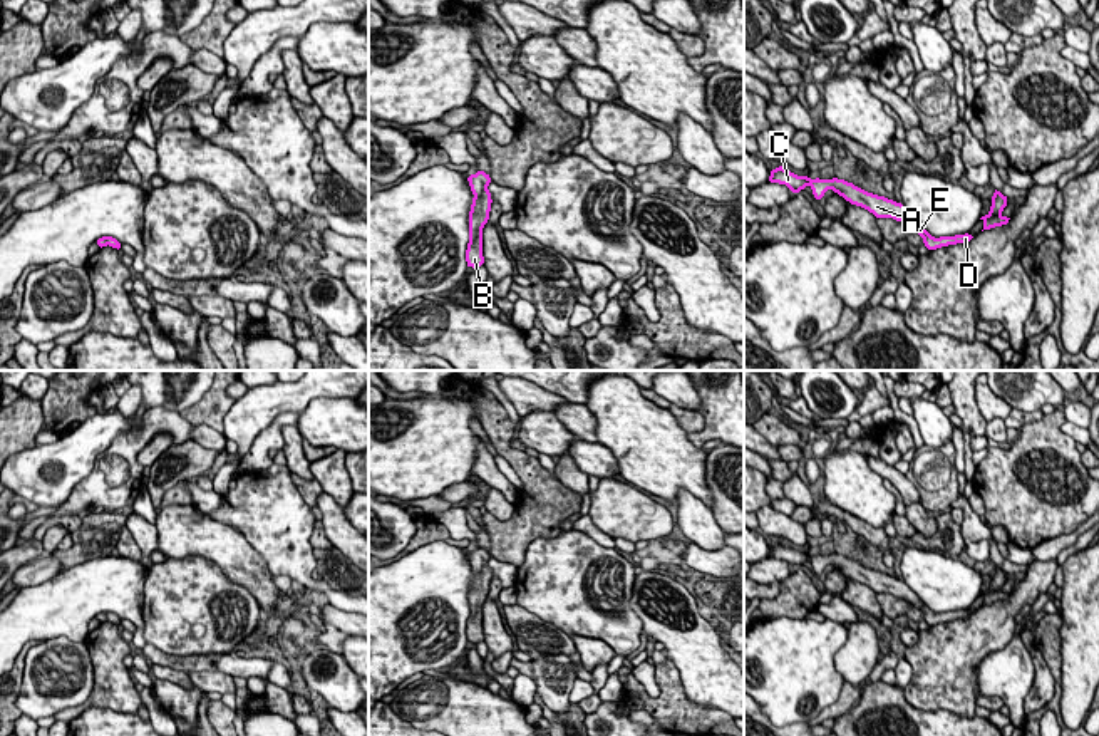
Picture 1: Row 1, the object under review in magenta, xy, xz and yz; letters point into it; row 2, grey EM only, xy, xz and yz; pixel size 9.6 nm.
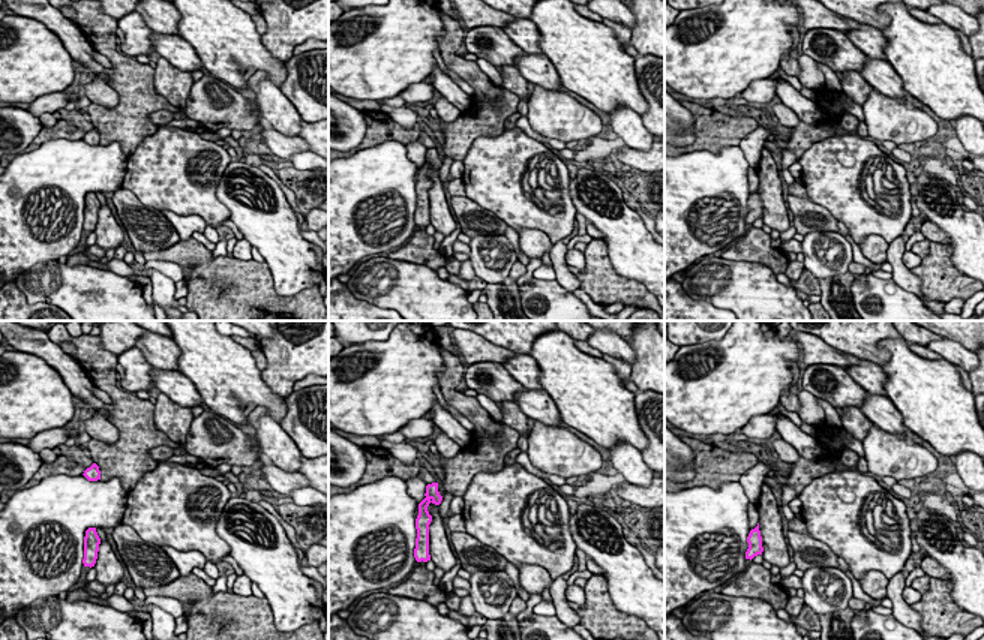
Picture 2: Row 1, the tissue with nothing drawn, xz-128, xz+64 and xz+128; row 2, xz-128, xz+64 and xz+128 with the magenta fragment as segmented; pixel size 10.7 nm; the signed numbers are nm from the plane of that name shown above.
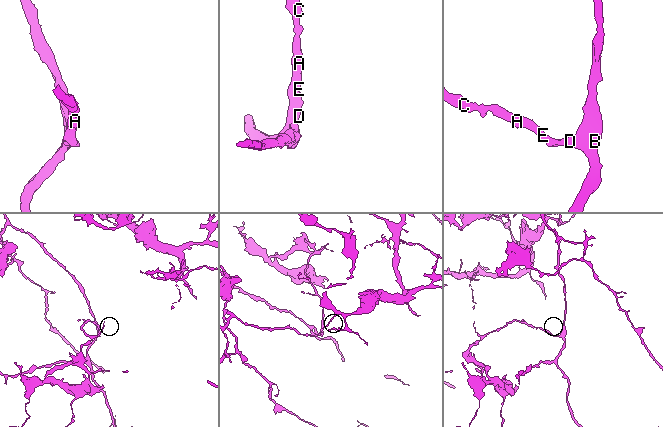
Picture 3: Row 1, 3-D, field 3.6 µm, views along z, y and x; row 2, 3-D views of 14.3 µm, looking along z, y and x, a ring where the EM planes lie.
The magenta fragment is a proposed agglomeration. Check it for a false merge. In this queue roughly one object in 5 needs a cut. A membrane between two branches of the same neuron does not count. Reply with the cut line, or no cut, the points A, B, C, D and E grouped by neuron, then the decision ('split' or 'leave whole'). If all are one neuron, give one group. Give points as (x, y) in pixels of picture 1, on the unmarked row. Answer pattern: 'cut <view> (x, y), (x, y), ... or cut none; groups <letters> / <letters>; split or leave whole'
cut none; groups A B C D E; leave whole

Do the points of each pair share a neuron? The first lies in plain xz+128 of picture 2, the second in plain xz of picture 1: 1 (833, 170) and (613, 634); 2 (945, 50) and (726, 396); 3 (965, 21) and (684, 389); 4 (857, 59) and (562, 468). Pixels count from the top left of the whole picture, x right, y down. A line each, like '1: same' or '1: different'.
1: same
2: different
3: same
4: different

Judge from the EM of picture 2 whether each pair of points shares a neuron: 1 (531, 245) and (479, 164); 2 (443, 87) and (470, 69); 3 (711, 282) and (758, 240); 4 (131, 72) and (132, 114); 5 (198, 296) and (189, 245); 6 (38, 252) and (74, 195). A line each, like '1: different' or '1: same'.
1: different
2: different
3: different
4: same
5: same
6: same

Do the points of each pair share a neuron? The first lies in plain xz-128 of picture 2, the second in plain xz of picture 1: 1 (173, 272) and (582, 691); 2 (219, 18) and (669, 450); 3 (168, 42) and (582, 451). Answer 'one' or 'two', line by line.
1: one
2: one
3: one

